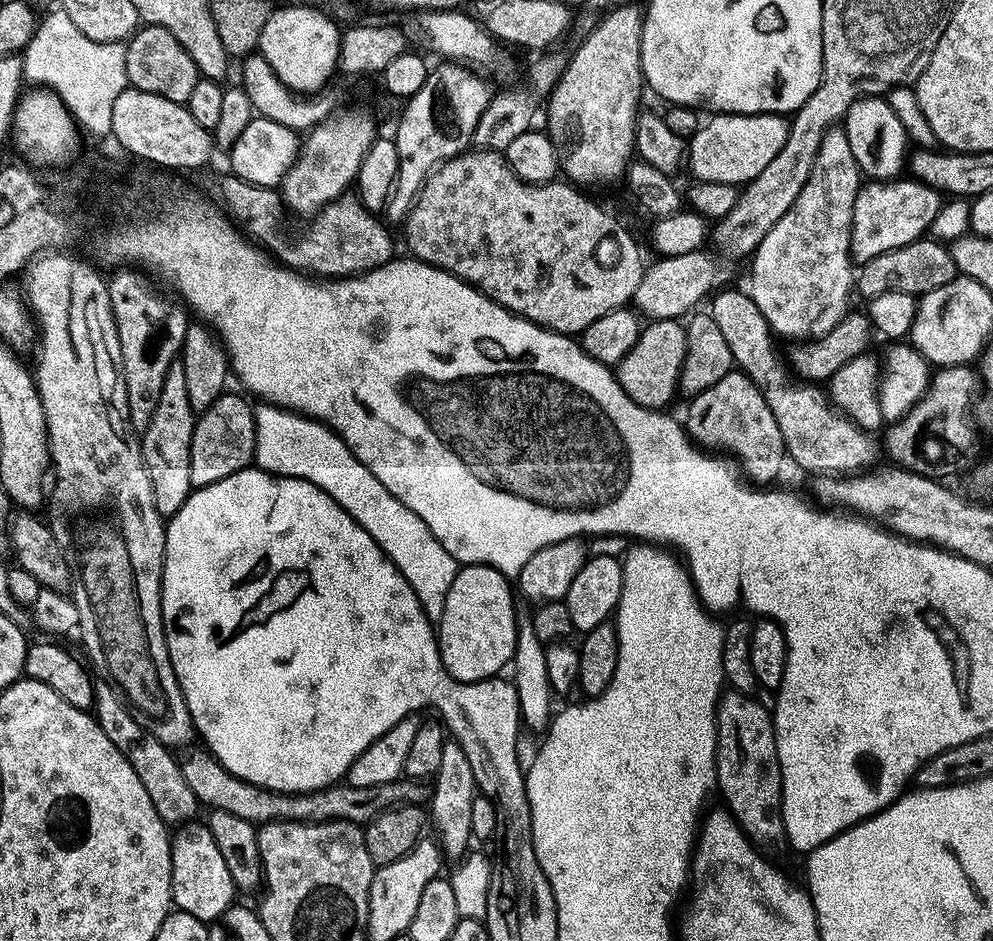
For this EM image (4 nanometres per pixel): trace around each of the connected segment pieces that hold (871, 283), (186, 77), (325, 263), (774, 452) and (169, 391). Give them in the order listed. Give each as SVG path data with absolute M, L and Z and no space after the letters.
M924 238L919 243L898 249L897 252L883 254L880 264L863 265L859 269L855 291L865 296L868 302L877 300L882 294L905 292L919 297L926 292L933 292L947 284L953 284L958 278L958 271L951 251L943 243Z
M141 27L126 45L126 70L131 87L146 94L158 94L158 98L166 98L170 102L188 105L190 94L194 94L194 86L198 86L202 77L194 58L182 50L182 42L178 42L170 30Z
M345 194L333 204L326 205L323 212L311 221L312 229L308 237L297 248L292 248L285 254L283 263L296 270L303 270L316 278L351 278L363 276L366 272L373 272L384 264L393 263L392 236L383 223L379 224L377 217L366 210L366 206L352 194Z
M733 370L729 376L722 378L722 382L718 382L718 386L701 392L691 403L686 431L701 449L735 458L743 475L753 485L768 486L771 480L779 478L784 460L786 464L782 430L778 430L778 422L762 390L751 378Z
M177 362L172 365L170 374L166 374L166 386L162 386L162 398L158 398L158 410L154 410L150 426L142 433L144 465L150 474L154 502L161 518L176 516L192 497L194 489L190 478L190 450L197 419L186 391L186 370L183 363Z

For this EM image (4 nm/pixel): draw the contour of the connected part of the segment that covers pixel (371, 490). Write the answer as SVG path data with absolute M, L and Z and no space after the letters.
M260 406L256 414L256 458L255 467L271 476L285 476L291 480L305 480L318 490L330 494L374 542L386 553L392 565L399 570L406 582L414 590L420 607L428 615L428 619L439 622L446 610L446 598L450 594L450 586L454 586L454 578L459 574L461 565L430 534L430 526L414 514L346 446L346 442L329 425L321 424L298 412L290 412L287 408Z

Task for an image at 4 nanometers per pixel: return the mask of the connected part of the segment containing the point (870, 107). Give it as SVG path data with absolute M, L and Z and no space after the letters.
M865 96L854 101L843 121L842 128L848 134L850 150L854 150L856 165L869 181L895 181L901 175L899 172L903 168L905 171L906 161L910 156L910 151L908 152L910 141L906 134L906 126L898 122L898 114L894 114L887 99L880 96Z

